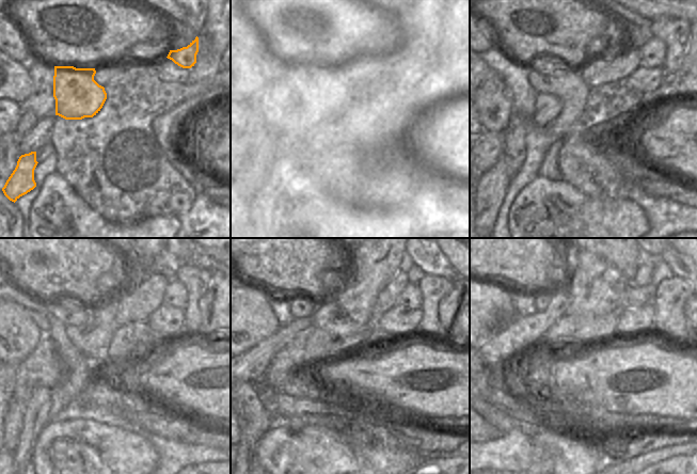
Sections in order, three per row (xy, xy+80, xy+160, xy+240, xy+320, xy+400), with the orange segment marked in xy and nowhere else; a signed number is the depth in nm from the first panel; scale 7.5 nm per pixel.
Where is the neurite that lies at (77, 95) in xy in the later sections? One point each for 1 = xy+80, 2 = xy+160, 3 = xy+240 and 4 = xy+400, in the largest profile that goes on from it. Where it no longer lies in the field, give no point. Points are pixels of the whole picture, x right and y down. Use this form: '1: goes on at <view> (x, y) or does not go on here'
1: goes on at xy+80 (320, 94)
2: goes on at xy+160 (567, 84)
3: goes on at xy+240 (67, 312)
4: goes on at xy+400 (542, 301)

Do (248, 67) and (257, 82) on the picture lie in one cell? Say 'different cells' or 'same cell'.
same cell

